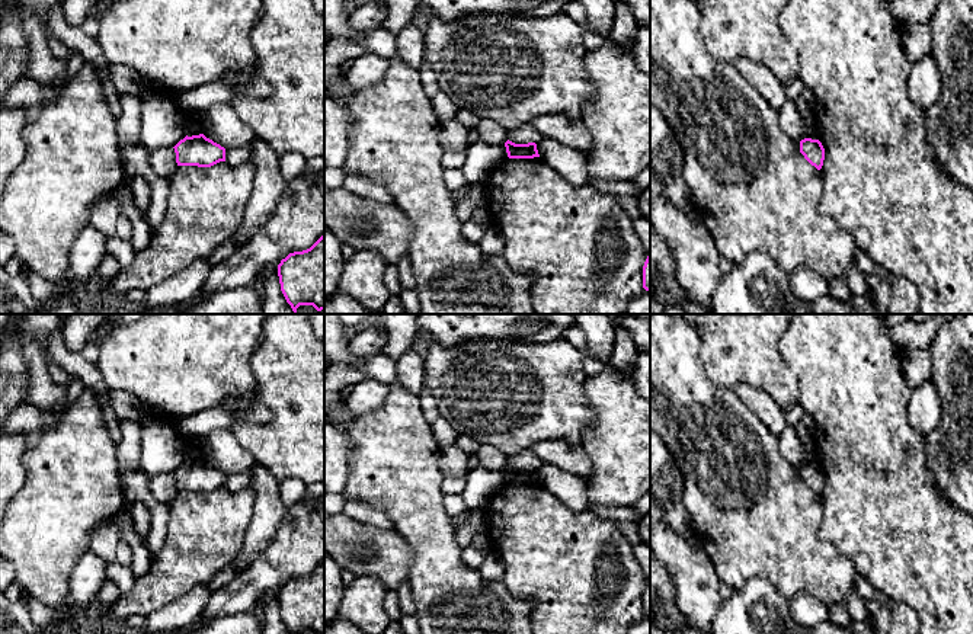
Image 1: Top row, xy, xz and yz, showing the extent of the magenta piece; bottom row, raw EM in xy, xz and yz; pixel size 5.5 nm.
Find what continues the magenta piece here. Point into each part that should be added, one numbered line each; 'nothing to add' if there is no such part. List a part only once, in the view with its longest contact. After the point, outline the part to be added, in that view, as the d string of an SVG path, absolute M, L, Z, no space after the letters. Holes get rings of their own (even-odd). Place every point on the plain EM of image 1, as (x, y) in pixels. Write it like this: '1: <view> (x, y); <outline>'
nothing to add

